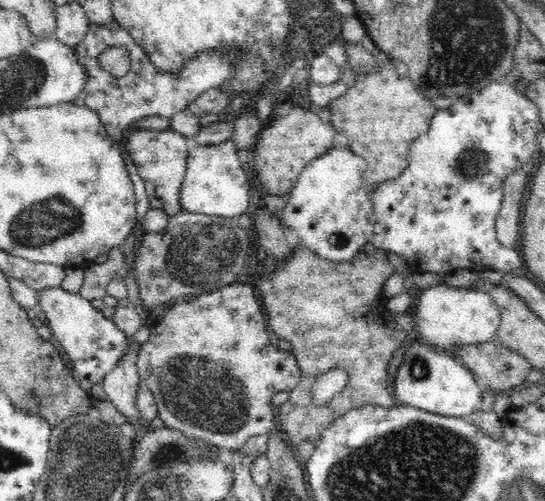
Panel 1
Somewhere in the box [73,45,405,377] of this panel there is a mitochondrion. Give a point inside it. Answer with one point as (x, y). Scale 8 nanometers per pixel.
(205, 253)

